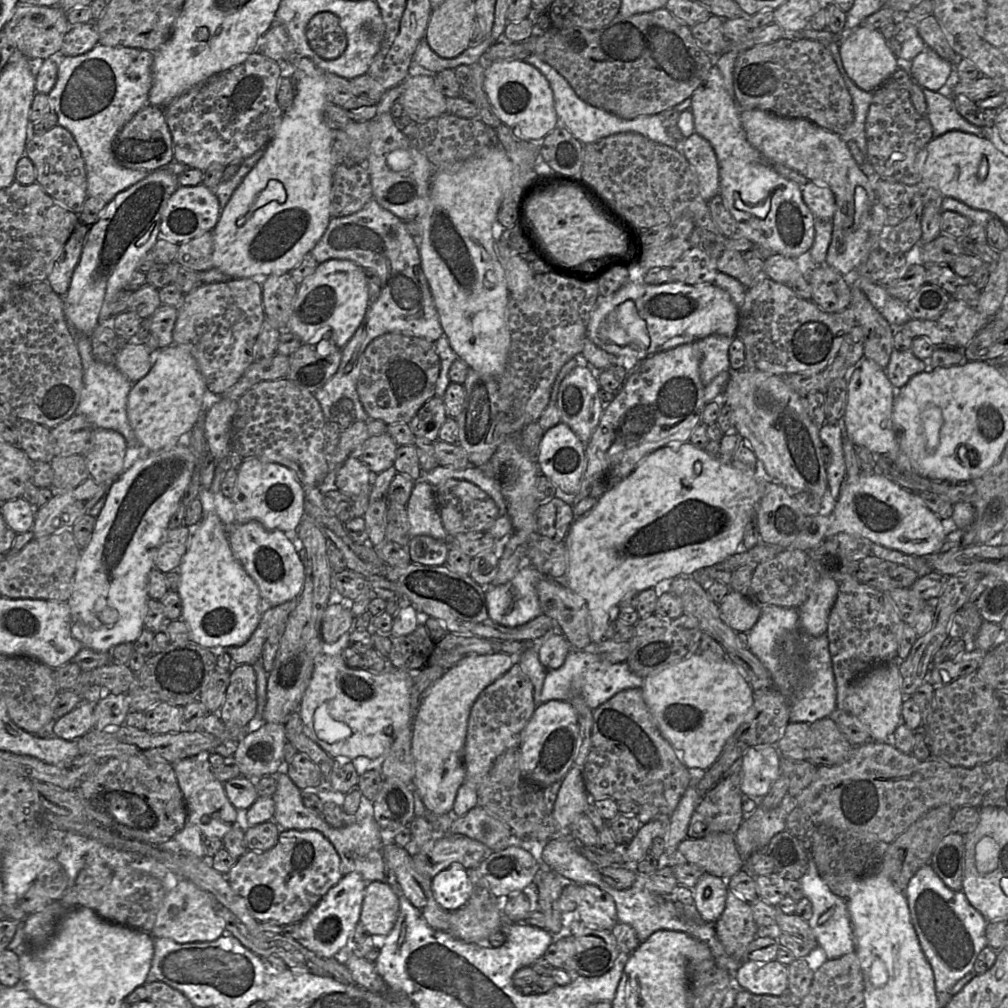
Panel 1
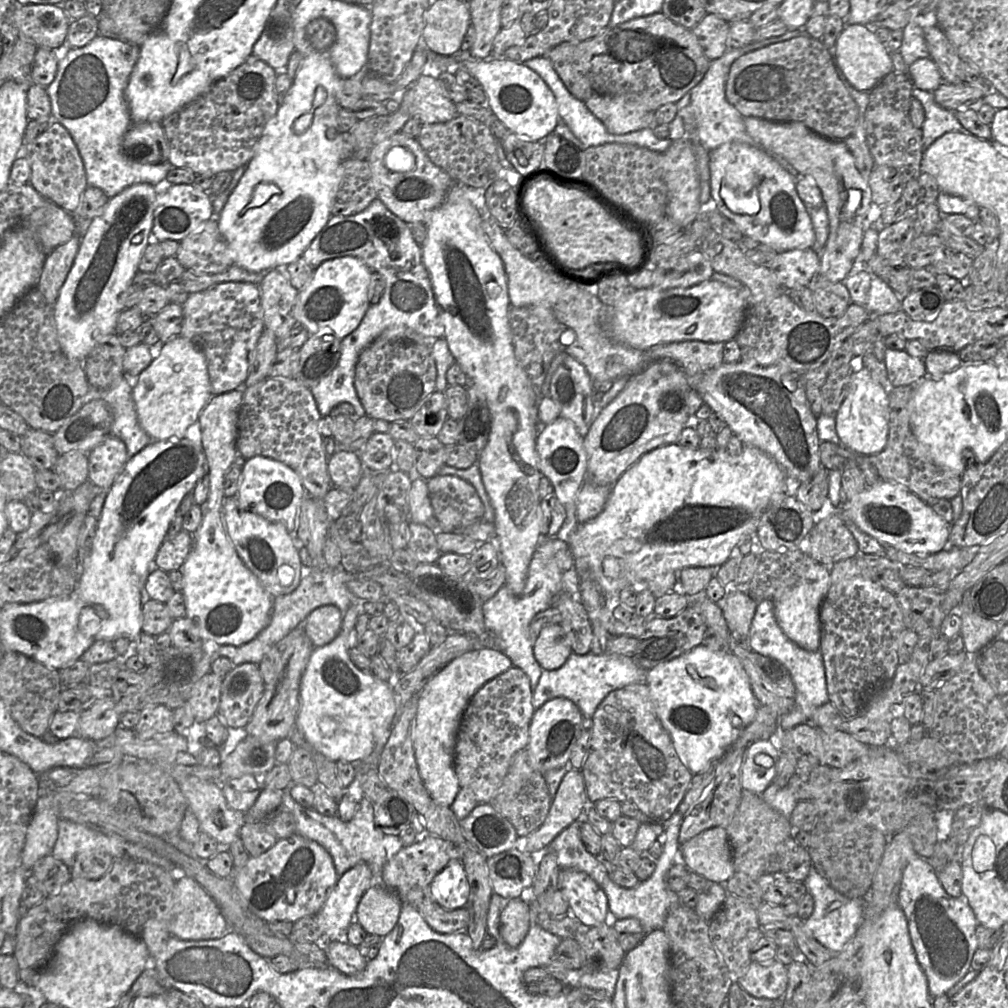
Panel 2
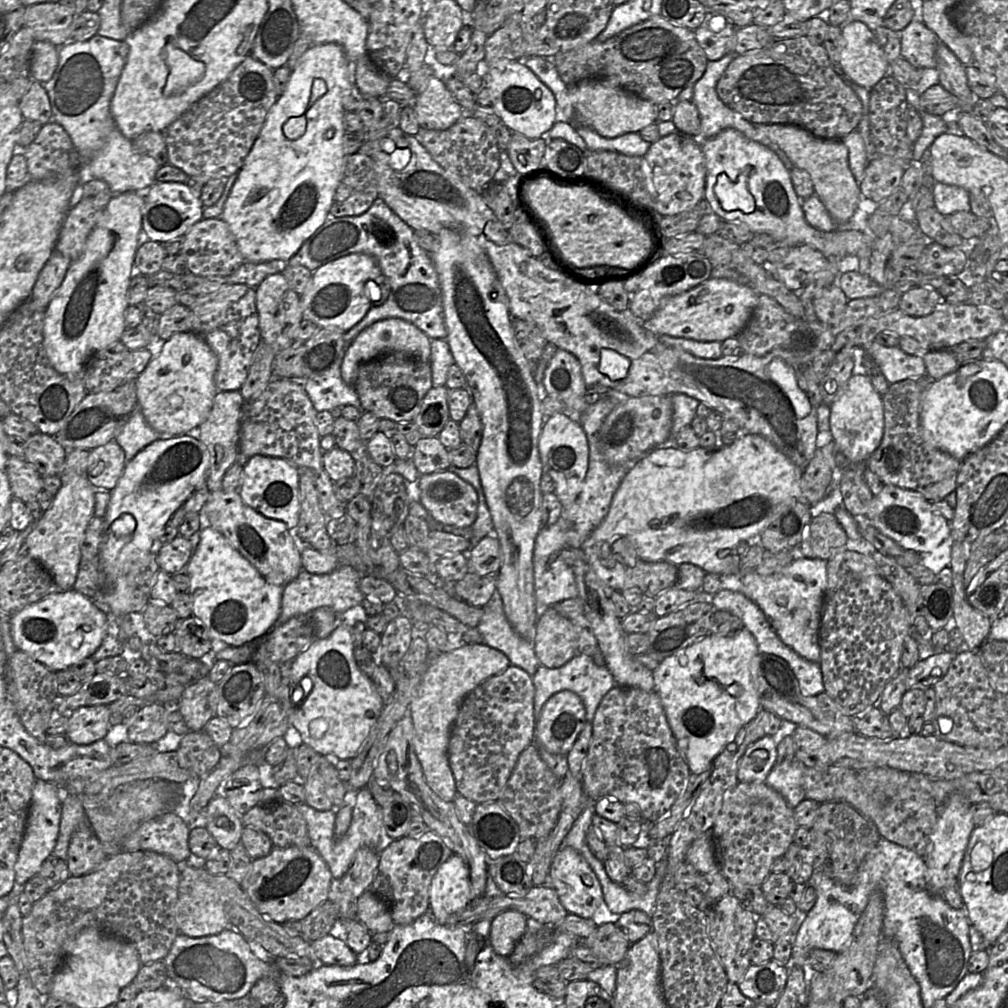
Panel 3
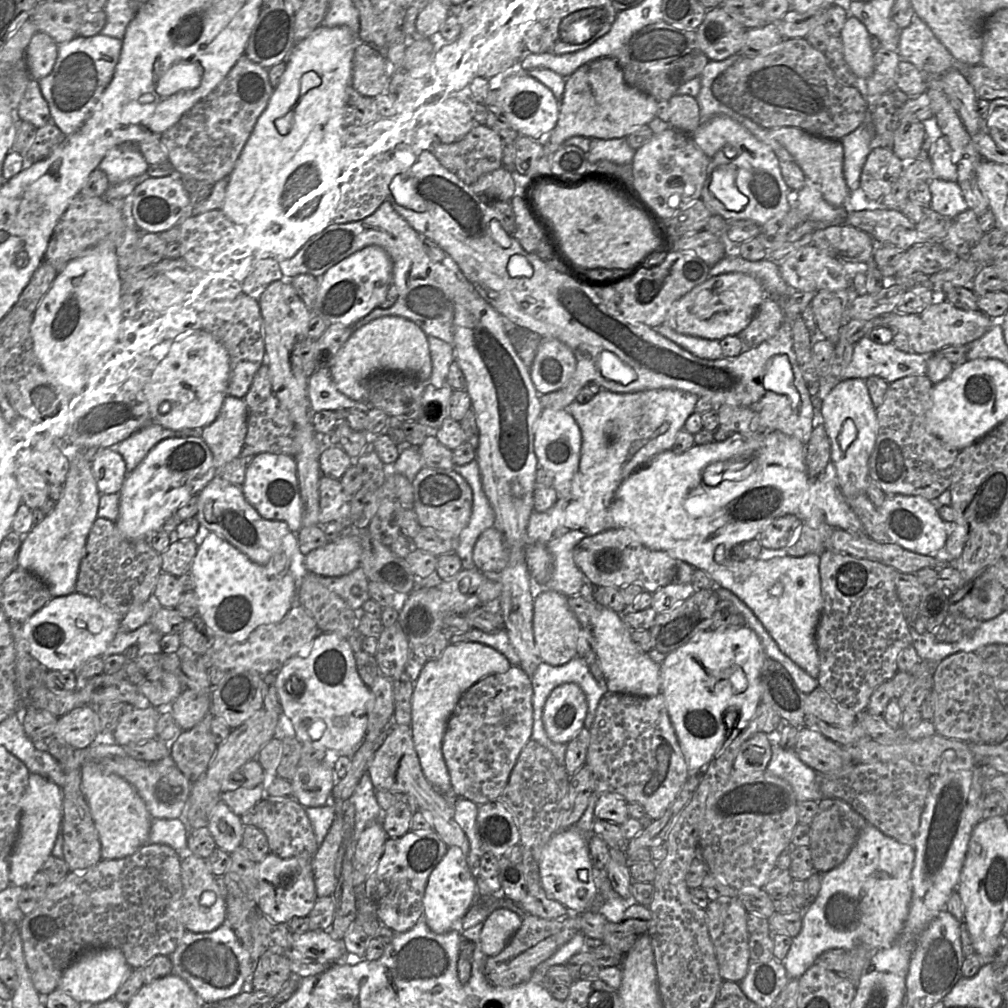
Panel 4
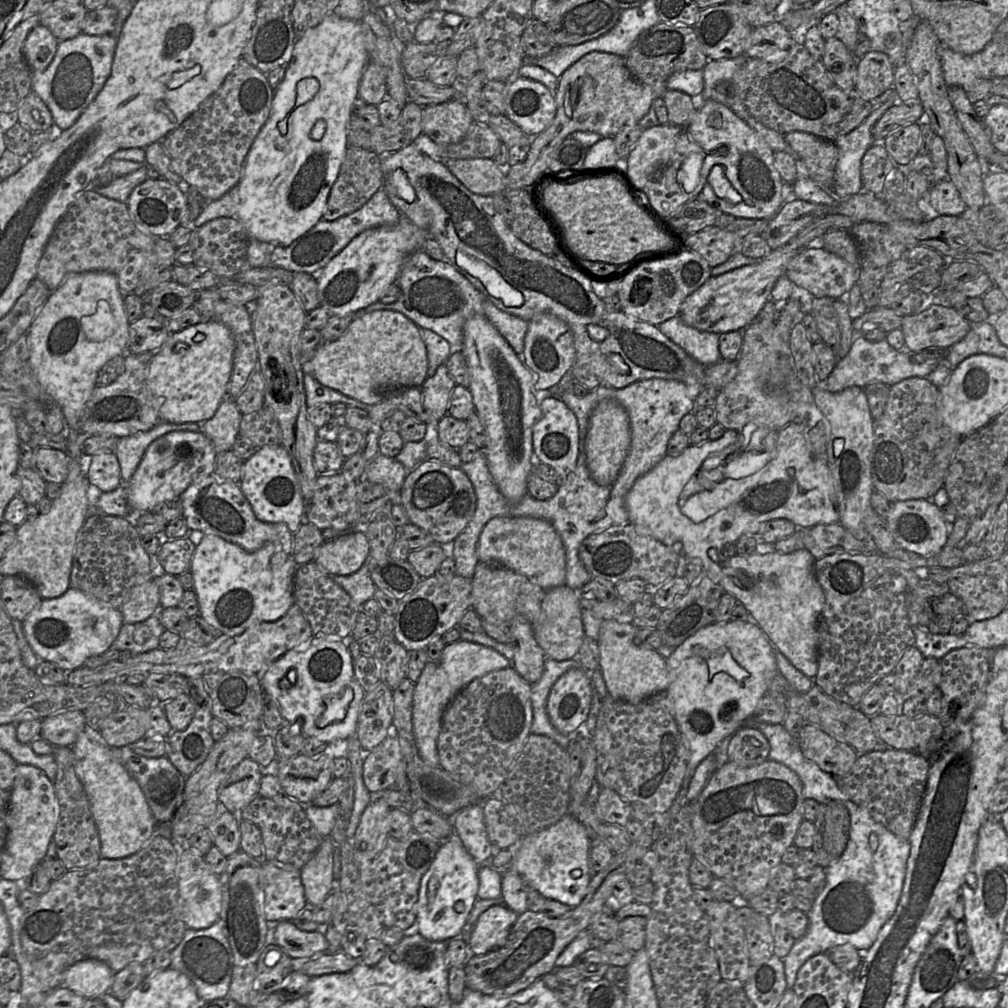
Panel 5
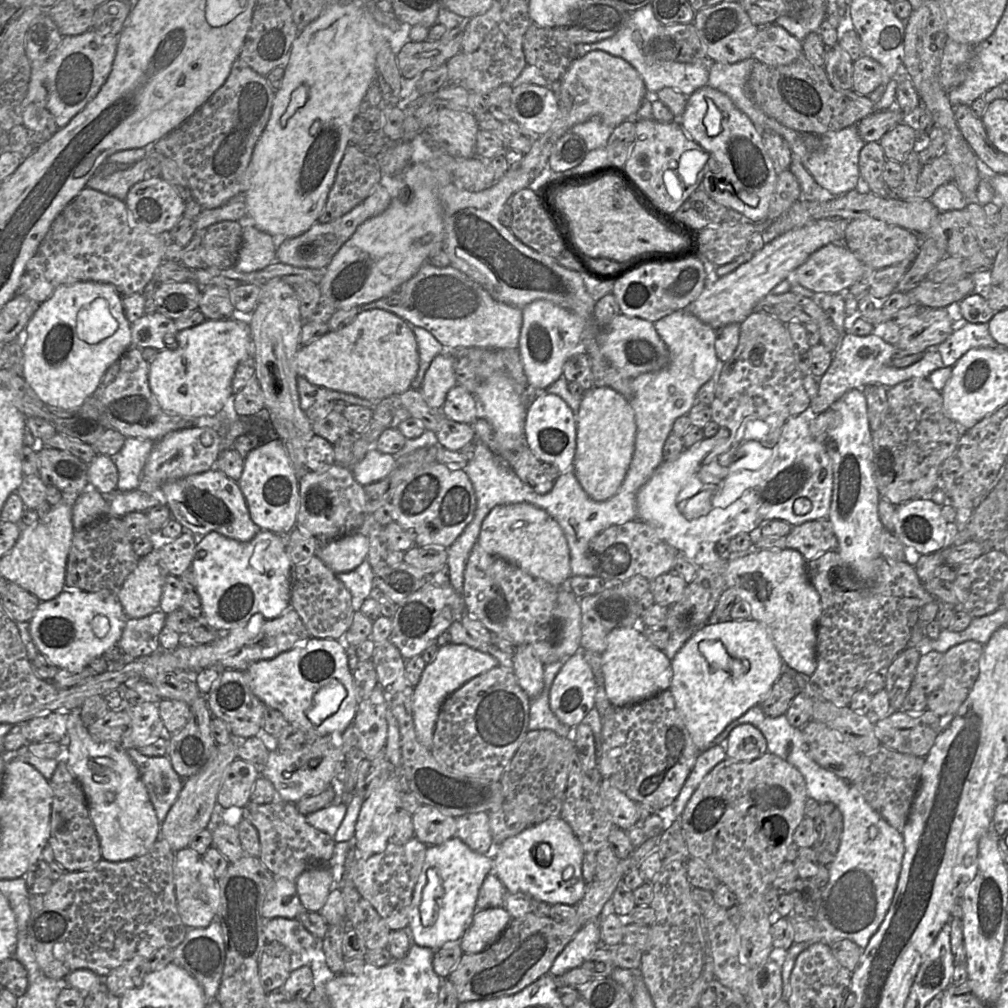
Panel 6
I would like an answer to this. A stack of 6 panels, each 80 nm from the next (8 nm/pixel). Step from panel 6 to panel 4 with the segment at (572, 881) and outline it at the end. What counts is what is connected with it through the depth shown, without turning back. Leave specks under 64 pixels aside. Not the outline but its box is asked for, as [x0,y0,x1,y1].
[539,825,601,914]

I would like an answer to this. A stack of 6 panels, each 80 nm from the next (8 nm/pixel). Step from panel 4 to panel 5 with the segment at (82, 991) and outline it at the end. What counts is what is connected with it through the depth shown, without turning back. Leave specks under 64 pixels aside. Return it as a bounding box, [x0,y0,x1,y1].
[63,958,115,999]

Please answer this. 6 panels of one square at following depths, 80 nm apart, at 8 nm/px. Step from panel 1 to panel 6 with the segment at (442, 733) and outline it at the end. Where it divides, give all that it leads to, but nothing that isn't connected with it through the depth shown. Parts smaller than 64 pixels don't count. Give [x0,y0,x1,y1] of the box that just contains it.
[413,643,498,748]

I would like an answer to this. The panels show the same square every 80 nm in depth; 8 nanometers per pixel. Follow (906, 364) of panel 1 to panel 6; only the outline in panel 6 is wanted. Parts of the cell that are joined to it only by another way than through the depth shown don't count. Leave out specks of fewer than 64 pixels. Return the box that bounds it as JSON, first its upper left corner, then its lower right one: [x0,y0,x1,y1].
[811,333,945,414]

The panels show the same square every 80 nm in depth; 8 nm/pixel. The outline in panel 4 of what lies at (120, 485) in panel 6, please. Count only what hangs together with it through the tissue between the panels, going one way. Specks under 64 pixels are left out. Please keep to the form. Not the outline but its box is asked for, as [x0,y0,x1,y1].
[111,422,203,473]

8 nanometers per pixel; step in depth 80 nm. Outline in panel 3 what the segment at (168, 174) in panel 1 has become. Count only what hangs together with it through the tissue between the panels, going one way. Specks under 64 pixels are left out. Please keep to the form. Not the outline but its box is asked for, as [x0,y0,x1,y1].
[43,192,142,377]

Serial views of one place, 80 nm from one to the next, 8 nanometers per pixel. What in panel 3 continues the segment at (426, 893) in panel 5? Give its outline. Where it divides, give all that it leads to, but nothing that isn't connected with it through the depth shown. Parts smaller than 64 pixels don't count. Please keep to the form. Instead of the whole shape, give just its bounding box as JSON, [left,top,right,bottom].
[429,853,471,924]

